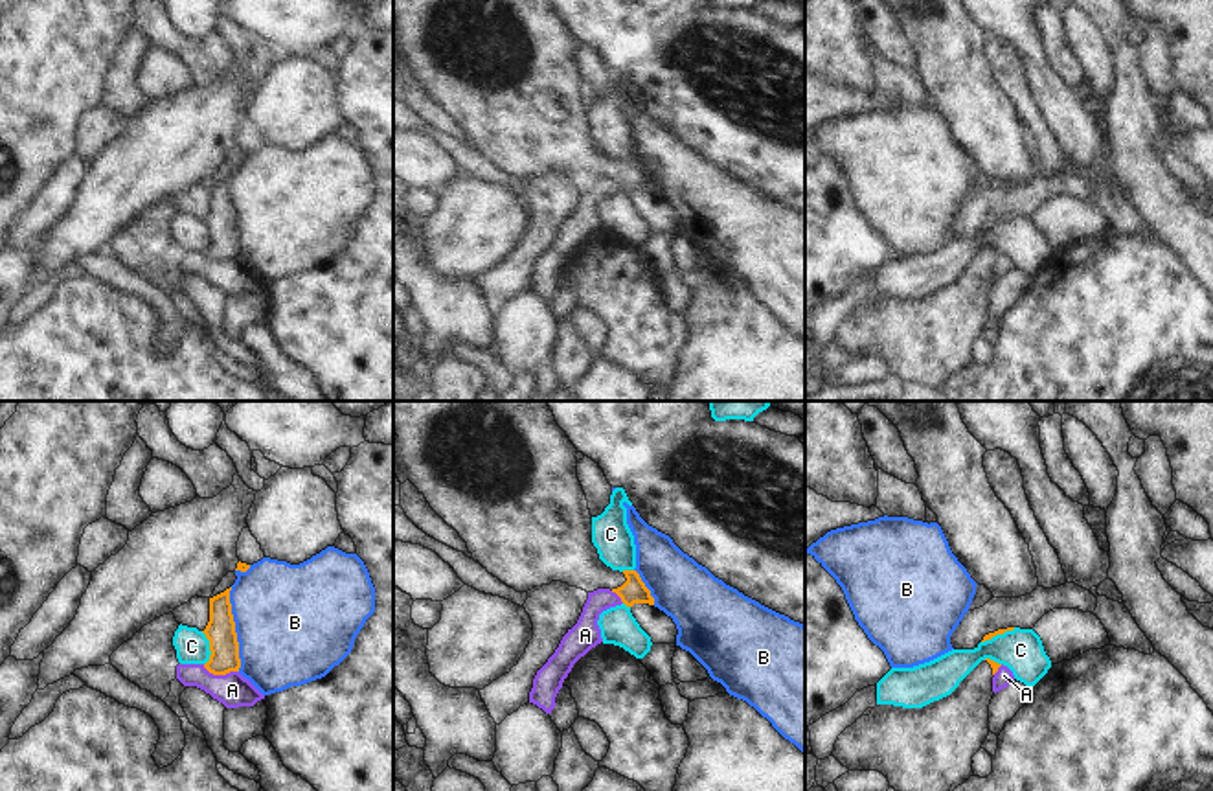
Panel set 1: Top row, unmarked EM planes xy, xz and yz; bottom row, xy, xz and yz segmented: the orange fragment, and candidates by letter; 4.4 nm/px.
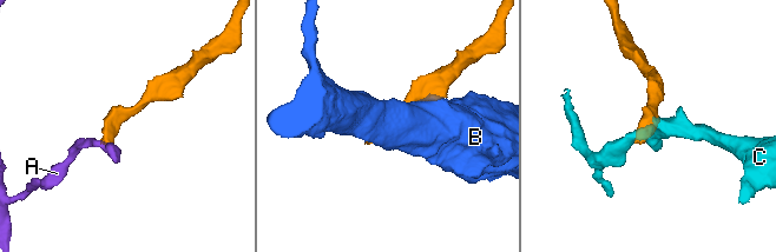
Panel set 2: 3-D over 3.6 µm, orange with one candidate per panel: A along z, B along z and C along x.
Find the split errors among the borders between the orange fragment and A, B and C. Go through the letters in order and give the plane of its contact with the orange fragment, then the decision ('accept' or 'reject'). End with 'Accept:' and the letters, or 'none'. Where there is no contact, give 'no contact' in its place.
A: xy | reject
B: xy | reject
C: xy | reject
Accept: none

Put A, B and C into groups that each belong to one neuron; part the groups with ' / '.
A / B / C

